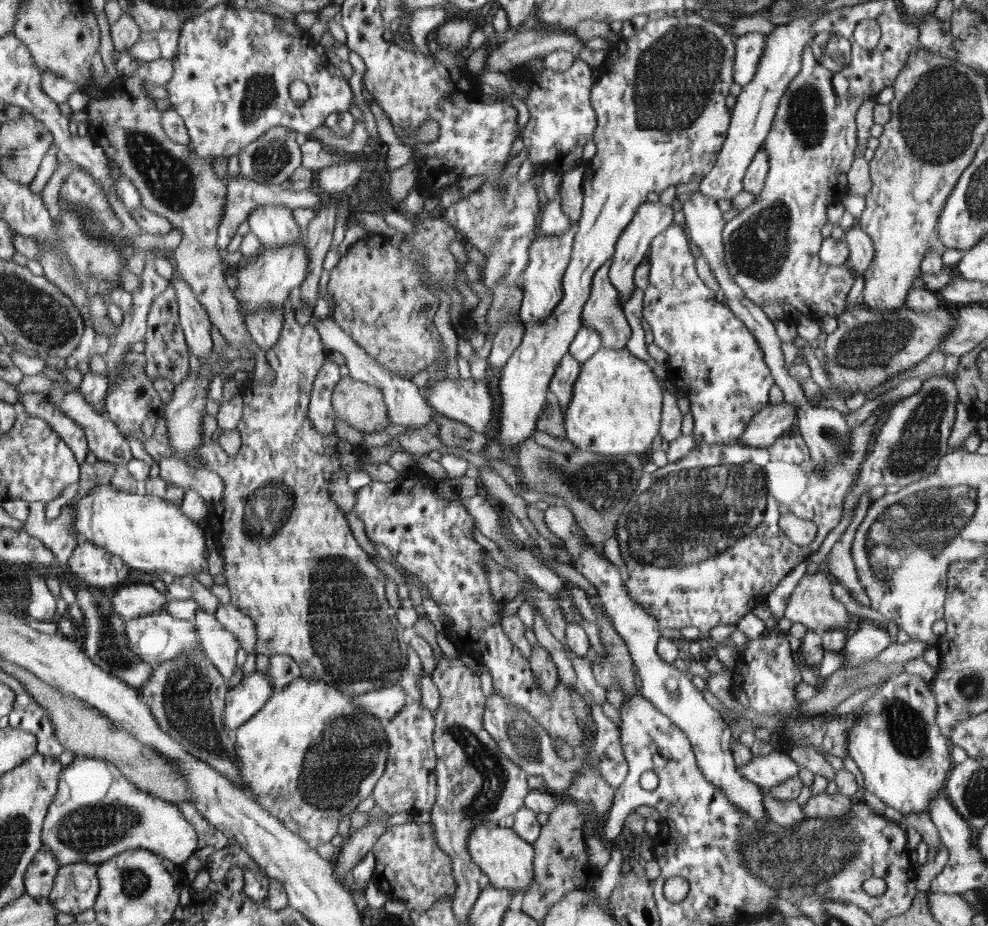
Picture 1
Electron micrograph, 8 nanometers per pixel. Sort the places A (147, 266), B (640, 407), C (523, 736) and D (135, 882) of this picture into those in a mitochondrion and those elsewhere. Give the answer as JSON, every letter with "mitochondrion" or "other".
{"A":"other","B":"other","C":"mitochondrion","D":"mitochondrion"}

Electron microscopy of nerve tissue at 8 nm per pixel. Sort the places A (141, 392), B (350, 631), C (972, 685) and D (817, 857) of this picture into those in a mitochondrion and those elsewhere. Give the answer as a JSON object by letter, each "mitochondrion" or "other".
{"A":"other","B":"mitochondrion","C":"mitochondrion","D":"mitochondrion"}

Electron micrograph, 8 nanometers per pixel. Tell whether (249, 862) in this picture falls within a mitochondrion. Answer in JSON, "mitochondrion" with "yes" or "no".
{"mitochondrion":"no"}

